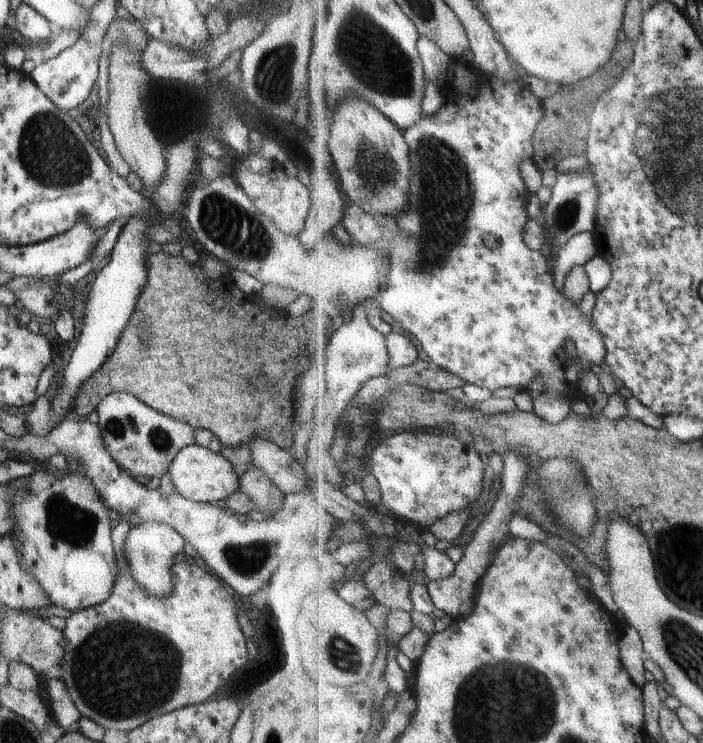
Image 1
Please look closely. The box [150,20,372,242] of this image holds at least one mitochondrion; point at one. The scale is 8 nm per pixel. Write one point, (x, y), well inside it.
(274, 74)

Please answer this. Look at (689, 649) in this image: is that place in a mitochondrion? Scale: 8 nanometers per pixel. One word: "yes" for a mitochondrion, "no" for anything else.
yes

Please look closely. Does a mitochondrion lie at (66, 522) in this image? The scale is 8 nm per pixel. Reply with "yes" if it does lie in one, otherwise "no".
yes

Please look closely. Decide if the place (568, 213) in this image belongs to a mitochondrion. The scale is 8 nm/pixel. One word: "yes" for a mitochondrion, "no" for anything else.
yes

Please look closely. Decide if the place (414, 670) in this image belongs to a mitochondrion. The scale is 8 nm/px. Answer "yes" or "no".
no

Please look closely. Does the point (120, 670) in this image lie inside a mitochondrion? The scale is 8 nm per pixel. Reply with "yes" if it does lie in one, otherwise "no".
yes

